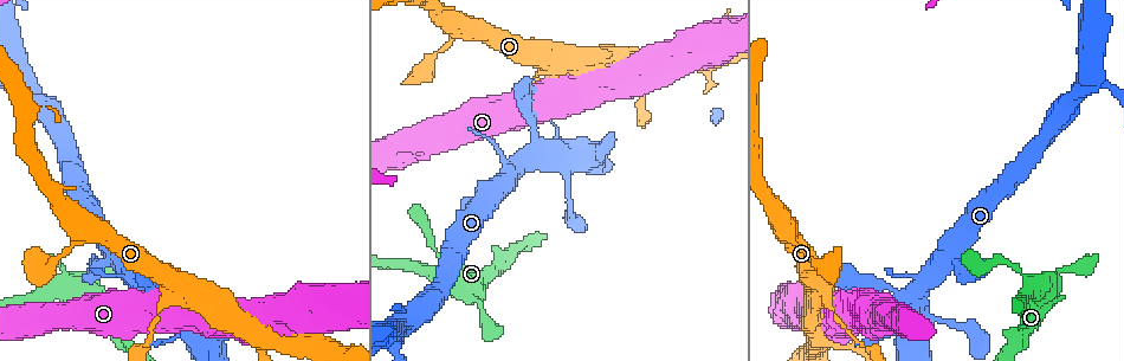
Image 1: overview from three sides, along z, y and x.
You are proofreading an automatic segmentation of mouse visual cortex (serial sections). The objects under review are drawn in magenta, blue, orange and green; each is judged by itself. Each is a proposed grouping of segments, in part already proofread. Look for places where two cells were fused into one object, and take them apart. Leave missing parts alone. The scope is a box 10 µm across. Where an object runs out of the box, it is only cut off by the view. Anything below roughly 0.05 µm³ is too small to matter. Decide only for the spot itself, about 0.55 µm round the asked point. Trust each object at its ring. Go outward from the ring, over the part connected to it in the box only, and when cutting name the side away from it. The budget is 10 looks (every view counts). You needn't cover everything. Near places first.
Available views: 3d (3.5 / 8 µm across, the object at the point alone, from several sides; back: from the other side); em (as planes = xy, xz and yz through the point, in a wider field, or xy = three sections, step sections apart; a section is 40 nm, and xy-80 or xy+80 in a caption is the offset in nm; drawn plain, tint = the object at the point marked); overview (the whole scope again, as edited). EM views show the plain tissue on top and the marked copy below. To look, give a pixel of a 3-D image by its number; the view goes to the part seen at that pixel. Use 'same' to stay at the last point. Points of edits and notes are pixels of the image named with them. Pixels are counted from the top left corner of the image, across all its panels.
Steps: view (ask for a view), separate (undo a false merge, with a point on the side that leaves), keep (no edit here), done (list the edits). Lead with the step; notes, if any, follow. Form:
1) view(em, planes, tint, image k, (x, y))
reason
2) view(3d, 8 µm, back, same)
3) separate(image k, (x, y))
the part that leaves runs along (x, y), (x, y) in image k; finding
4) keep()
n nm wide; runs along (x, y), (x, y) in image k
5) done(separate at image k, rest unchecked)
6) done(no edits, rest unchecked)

view(3d, 3.5 µm, back, image 1, (1054, 285))
four or more arms meet

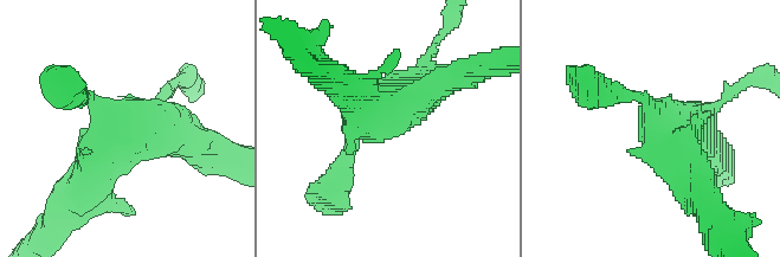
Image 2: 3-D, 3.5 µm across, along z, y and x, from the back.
view(em, xy, step 5, tint, image 2, (384, 122))
shape alone is not enough

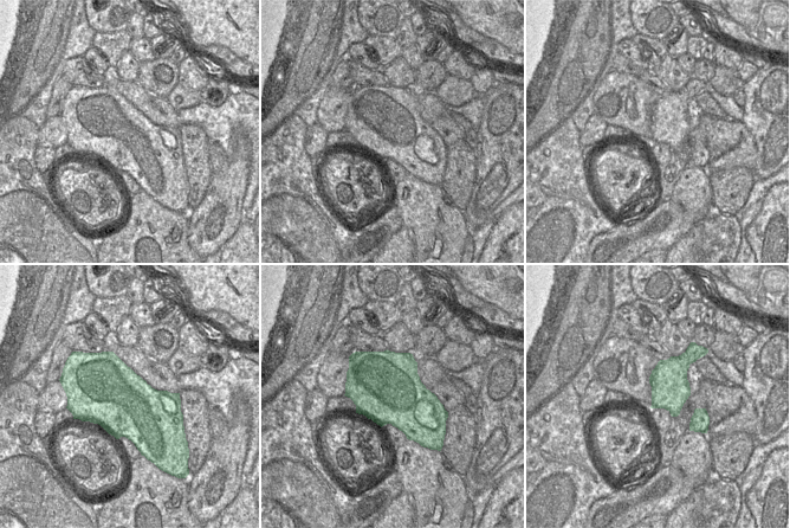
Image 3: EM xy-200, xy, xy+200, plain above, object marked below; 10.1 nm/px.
keep()
runs along (371, 81), (455, 77) in image 2; one cell here

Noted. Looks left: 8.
view(3d, 3.5 µm, image 1, (547, 65))
two arms in line, one across

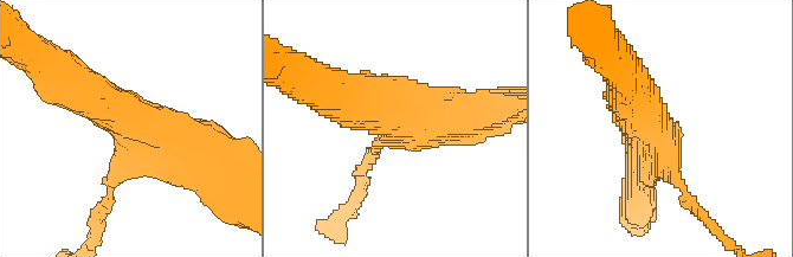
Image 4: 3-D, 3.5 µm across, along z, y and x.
view(em, xy, step 3, tint, image 4, (129, 139))
3 arms; arms of 200, 600, 600 nm; shape alone is not enough

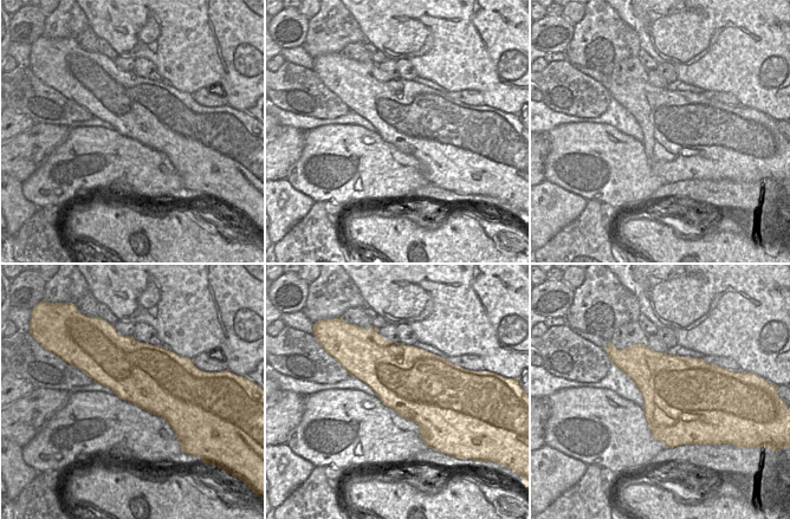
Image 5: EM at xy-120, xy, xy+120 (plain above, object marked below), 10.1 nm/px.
keep()
runs along (76, 85), (148, 129), (214, 152) in image 4; all the same cell

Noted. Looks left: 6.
view(3d, 3.5 µm, image 1, (259, 342))
calibre changes

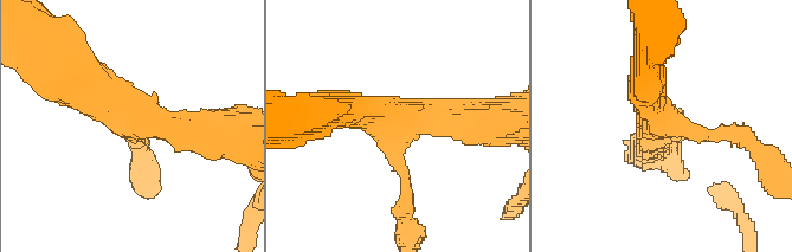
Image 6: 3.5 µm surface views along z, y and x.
view(em, planes, tint, image 6, (131, 119))
3 arms; arms of 150, 400, 450 nm; need the tissue

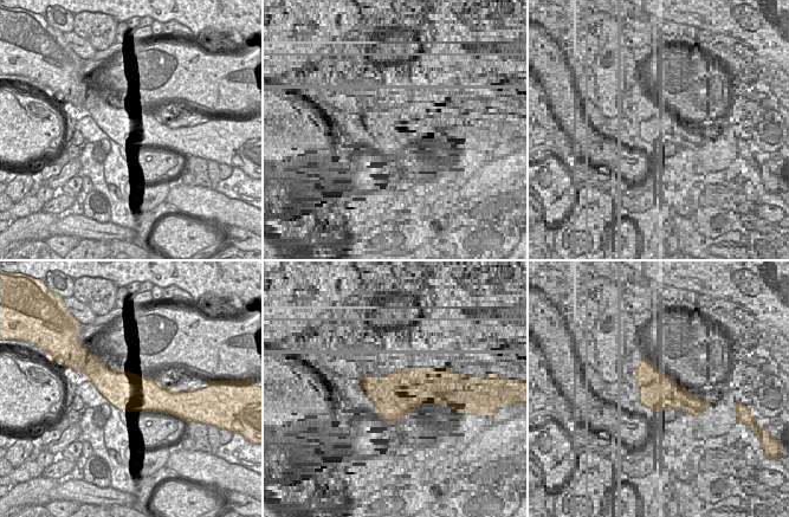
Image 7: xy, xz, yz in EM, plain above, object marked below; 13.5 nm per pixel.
keep()
all the same cell

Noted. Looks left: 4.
view(3d, 3.5 µm, image 1, (911, 306))
small branch off a trunk

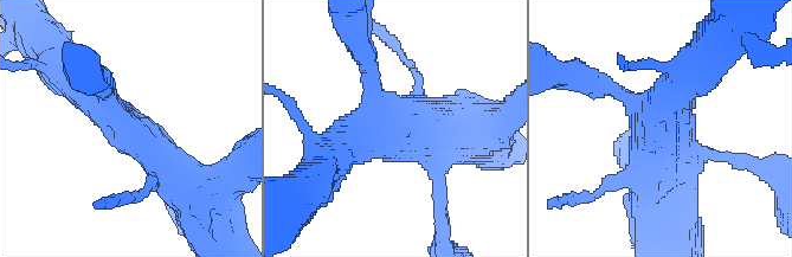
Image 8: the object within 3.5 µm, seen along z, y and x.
view(em, xy, step 3, tint, image 8, (664, 139))
4 arms; arms of 200, 200, 400, 500 nm; need the tissue

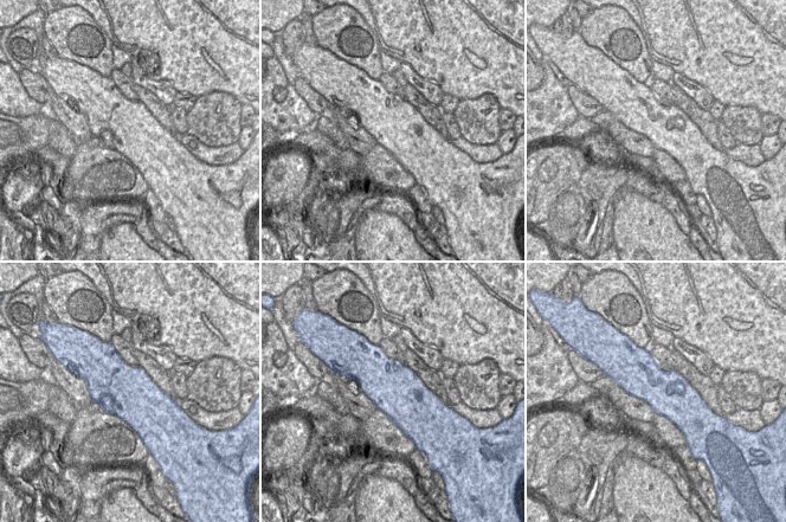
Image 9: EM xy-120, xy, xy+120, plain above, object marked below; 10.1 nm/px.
keep()
one cell here

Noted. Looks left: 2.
done(no edits, rest unchecked)

